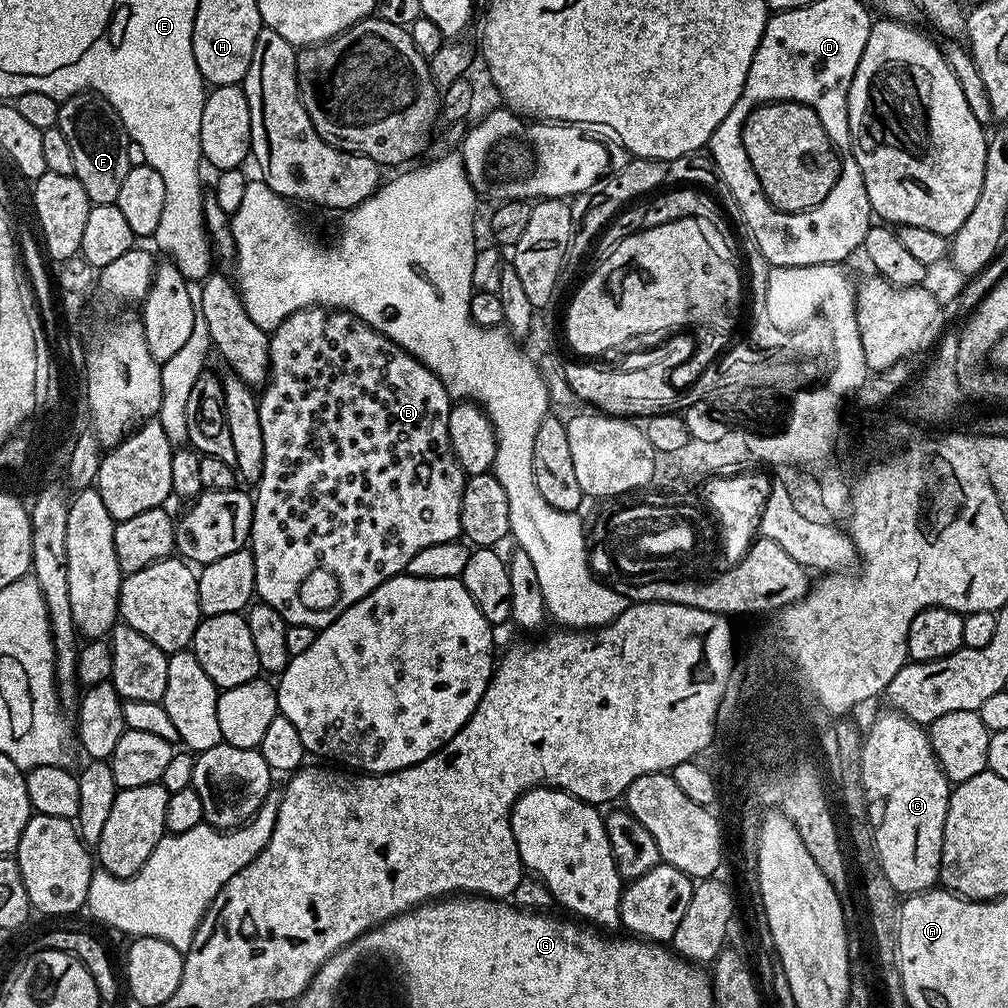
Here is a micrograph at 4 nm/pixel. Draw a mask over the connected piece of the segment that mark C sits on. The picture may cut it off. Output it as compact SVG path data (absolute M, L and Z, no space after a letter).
M887 710L872 725L868 732L863 733L863 744L861 746L861 778L864 783L865 794L868 799L868 819L871 821L871 827L874 829L874 856L880 859L878 868L884 876L890 880L891 886L899 894L911 894L913 892L929 891L940 880L940 859L944 849L944 823L948 813L948 794L950 791L950 781L946 773L941 770L938 758L932 749L932 743L928 737L927 731L921 725L915 724L910 718L906 718L895 710Z

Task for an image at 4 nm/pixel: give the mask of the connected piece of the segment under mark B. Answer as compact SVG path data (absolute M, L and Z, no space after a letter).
M313 306L290 314L290 318L286 318L270 333L268 363L268 383L263 385L258 396L264 466L261 468L260 481L254 488L250 533L250 551L256 567L256 596L263 603L274 606L274 610L282 614L288 625L301 624L319 630L330 626L330 622L354 606L354 602L366 598L370 590L401 575L418 550L426 550L426 546L434 546L438 542L461 539L462 490L466 477L450 446L448 427L454 400L449 396L446 386L442 386L440 379L421 360L414 359L405 348L387 340L362 318L343 308Z

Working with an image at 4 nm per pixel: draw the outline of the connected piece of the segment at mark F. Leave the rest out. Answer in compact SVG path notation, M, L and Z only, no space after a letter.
M78 92L61 103L58 127L66 134L66 142L70 142L74 176L82 182L82 190L86 190L93 204L114 204L122 178L126 178L130 168L130 158L126 158L128 131L122 126L114 106L97 93Z

